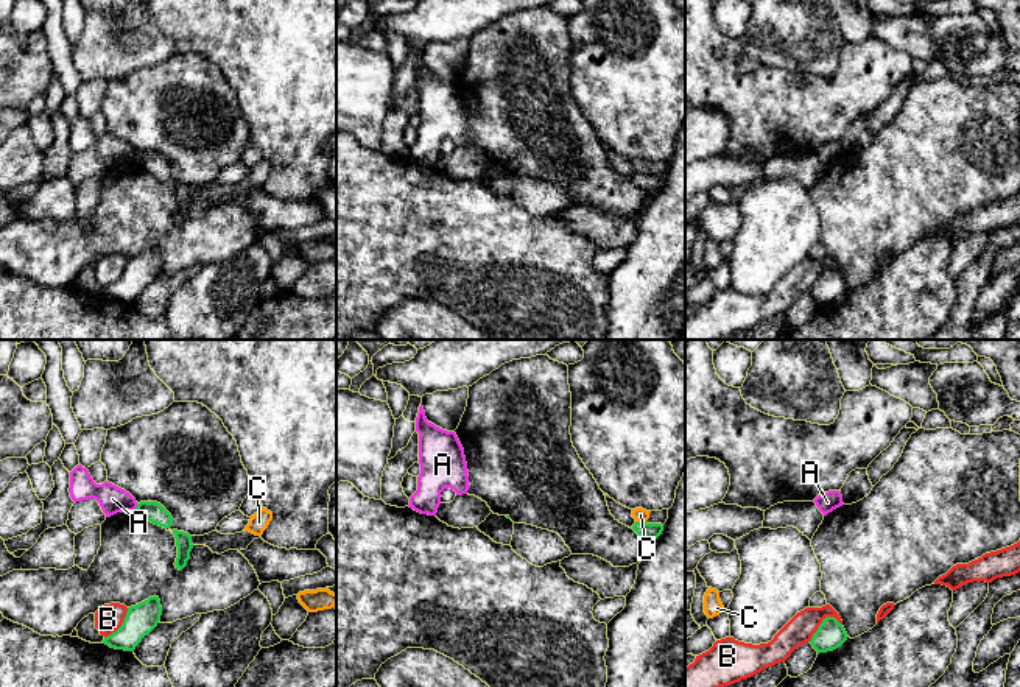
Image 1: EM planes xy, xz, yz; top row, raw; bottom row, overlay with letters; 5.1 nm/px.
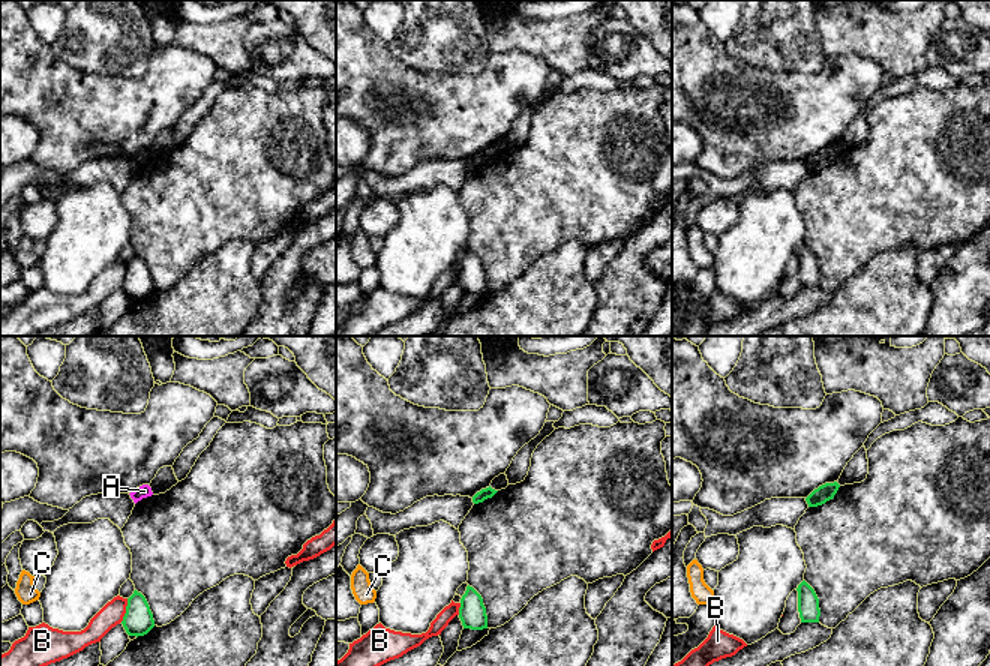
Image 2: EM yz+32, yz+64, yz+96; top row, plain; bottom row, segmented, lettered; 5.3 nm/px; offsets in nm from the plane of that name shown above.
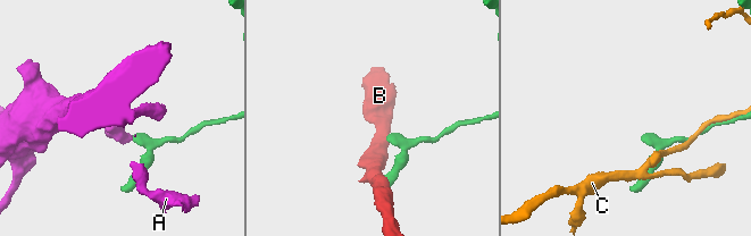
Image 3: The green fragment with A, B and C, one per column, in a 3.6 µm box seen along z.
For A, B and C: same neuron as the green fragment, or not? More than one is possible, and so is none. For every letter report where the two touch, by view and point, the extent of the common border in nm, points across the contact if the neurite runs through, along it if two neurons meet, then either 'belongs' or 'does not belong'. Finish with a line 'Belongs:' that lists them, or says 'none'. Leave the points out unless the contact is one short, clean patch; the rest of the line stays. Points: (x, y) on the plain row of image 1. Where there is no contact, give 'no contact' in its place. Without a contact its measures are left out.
A: contact xy (137, 158); length 40 nm; border xy (137, 155), (134, 159); does not belong
B: contact yz (823, 273); length 200 nm; border yz (841, 274), (833, 268), (826, 268), (808, 292); does not belong
C: contact xz (640, 173); length 60 nm; does not belong
Belongs: none

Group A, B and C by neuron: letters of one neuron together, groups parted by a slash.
A / B / C

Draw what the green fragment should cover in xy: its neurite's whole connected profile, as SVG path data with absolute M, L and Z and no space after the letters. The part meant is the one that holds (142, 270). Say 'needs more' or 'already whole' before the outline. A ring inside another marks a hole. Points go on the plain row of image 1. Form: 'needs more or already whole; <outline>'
already whole; M149 248L148 251L128 259L121 277L104 288L103 294L115 301L134 302L142 290L157 277L160 266L162 257L159 248Z

